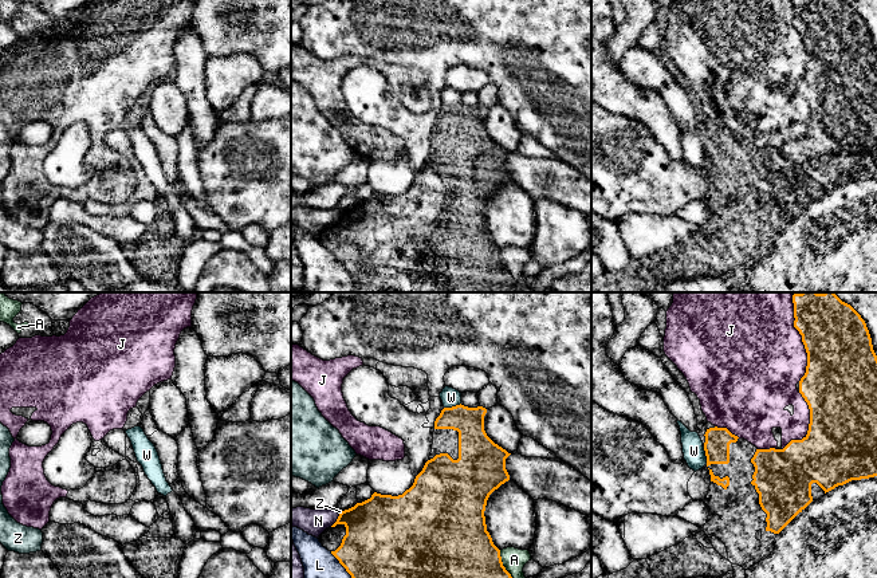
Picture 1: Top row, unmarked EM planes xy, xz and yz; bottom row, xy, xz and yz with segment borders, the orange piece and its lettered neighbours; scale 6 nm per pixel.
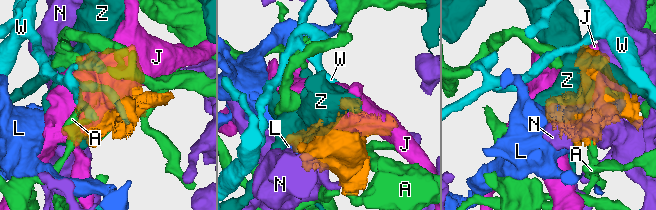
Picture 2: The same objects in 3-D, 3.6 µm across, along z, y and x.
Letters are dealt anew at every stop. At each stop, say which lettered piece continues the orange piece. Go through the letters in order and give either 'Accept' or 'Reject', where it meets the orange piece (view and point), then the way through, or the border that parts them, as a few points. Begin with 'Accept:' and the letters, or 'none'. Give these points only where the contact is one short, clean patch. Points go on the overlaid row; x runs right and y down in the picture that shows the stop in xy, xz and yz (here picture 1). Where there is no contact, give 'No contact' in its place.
Accept: none
A: Reject. Touches orange at xz (502, 563). Boundary: xz (499, 550), (502, 565), (512, 577)
J: Reject. Touches orange at yz (802, 338)
L: Reject. Touches orange at xz (341, 563). Boundary: xz (330, 551), (352, 577)
N: Reject. Touches orange at xz (337, 521)
W: Reject. Touches orange at xz (452, 407). Boundary: xz (460, 402), (444, 408)
Z: Reject. Touches orange at xz (341, 512)

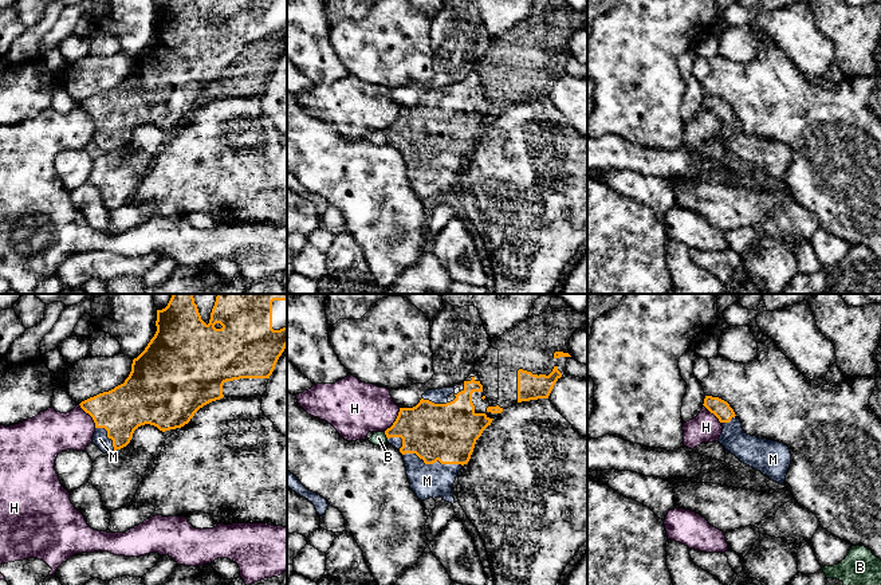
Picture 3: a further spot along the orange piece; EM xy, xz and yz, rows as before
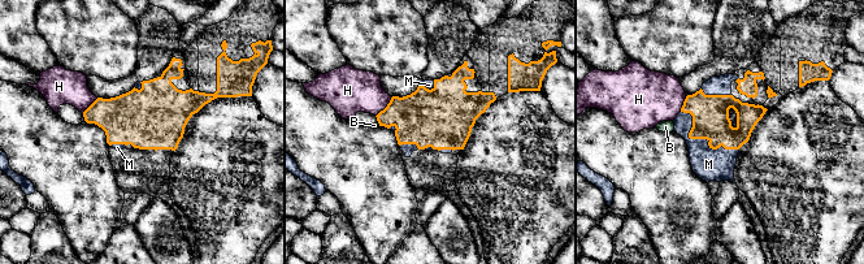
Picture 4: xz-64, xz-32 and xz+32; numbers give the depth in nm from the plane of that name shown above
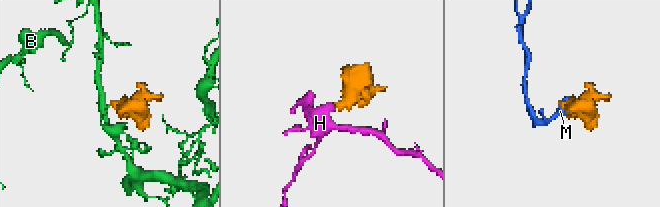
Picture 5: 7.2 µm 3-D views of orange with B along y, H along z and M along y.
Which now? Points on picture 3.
Accept: M
B: Reject. Touches orange at xz (385, 434). Boundary: xz (384, 432), (388, 438)
H: Reject. Touches orange at xy (90, 415). Boundary: xy (78, 404), (91, 417), (95, 427)
M: Accept. Touches orange at xz (432, 463)

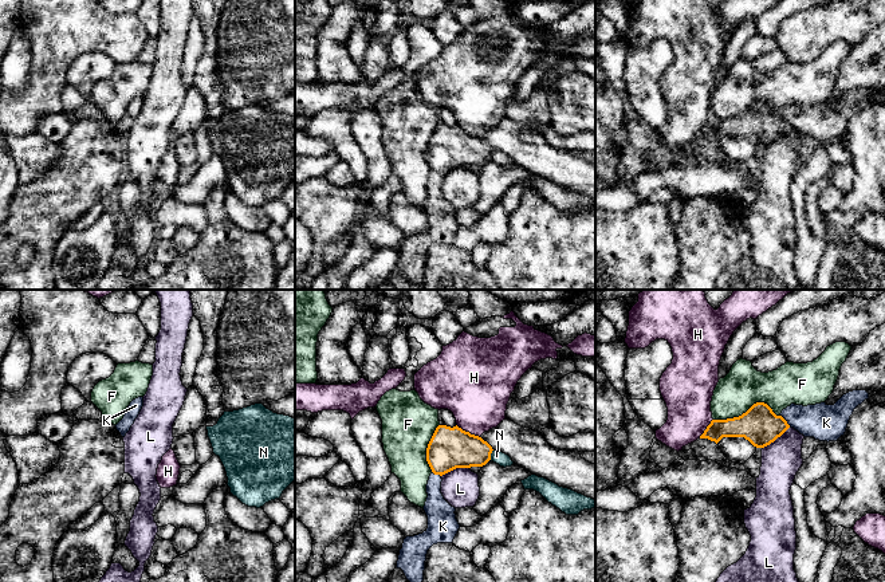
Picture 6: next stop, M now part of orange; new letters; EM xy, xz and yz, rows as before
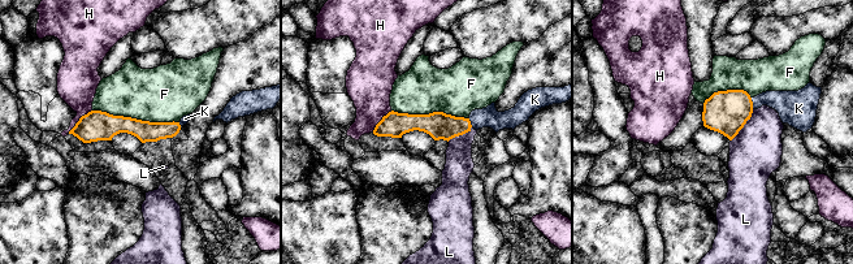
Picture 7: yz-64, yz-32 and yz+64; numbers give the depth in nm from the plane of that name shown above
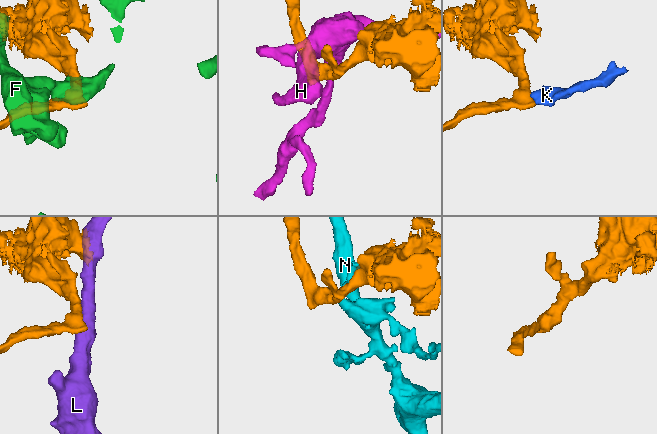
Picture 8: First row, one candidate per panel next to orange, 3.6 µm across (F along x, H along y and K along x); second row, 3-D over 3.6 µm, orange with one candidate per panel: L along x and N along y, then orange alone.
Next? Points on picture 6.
Accept: K
F: Reject. Touches orange at yz (747, 411)
H: Reject. Touches orange at xz (468, 432)
K: Accept. Touches orange at yz (785, 420). Path across: yz (759, 425), (778, 425), (785, 420), (826, 423)
L: Reject. Touches orange at xz (455, 468)
N: Reject. Touches orange at xz (490, 455)

